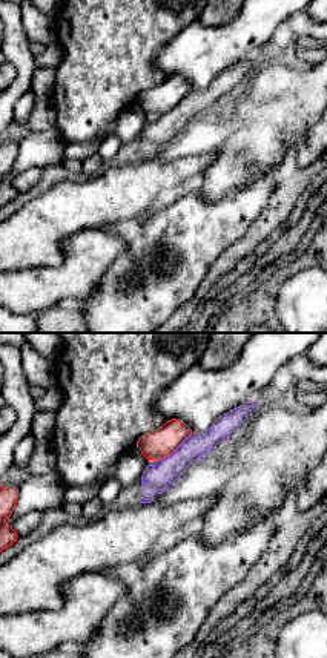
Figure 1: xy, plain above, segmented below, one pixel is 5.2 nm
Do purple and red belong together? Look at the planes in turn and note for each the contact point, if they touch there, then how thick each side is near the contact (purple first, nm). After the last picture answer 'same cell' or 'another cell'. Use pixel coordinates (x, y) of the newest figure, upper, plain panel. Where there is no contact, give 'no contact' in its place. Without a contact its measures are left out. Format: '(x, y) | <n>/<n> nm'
(175, 106) | 140/150 nm

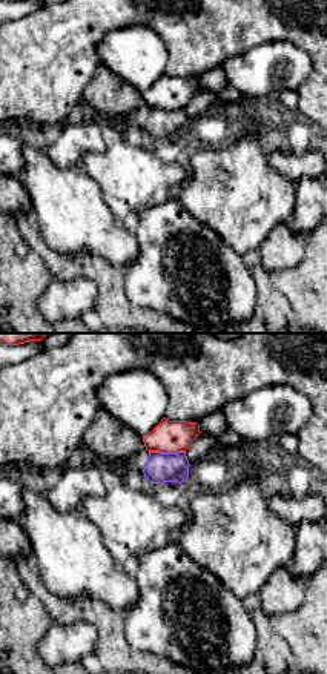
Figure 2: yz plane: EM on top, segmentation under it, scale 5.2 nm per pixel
(168, 109) | 160/180 nm

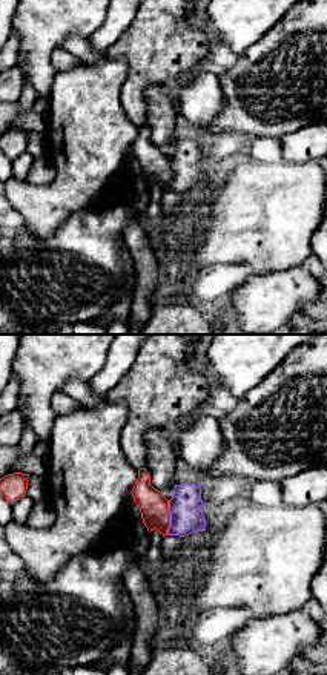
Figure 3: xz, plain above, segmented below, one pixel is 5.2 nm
(171, 174) | 170/150 nm

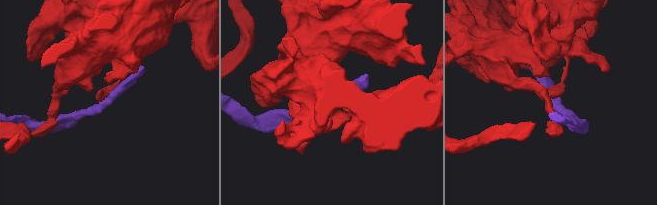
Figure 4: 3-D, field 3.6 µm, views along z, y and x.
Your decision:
same cell

